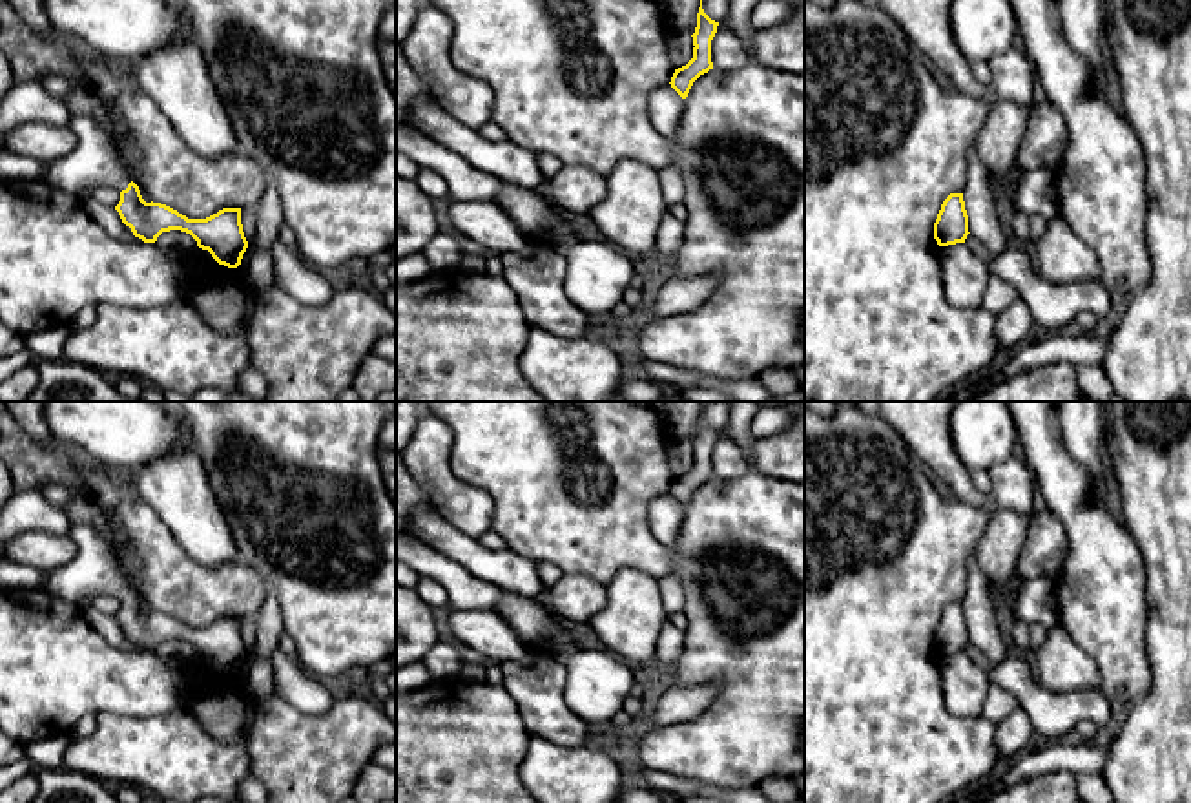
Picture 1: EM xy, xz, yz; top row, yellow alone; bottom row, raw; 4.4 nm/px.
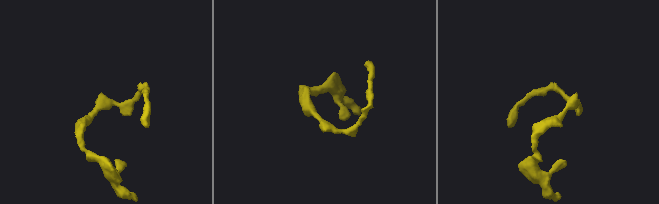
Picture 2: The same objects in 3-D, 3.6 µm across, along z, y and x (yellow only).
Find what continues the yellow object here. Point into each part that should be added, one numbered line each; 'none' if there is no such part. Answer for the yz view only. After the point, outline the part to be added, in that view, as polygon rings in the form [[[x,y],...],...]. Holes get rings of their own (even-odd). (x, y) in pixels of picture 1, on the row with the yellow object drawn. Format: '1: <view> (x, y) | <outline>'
none

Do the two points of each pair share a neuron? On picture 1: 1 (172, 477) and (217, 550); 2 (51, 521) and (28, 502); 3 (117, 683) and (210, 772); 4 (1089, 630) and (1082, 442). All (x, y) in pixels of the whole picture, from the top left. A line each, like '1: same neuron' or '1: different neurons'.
1: same neuron
2: same neuron
3: different neurons
4: different neurons

